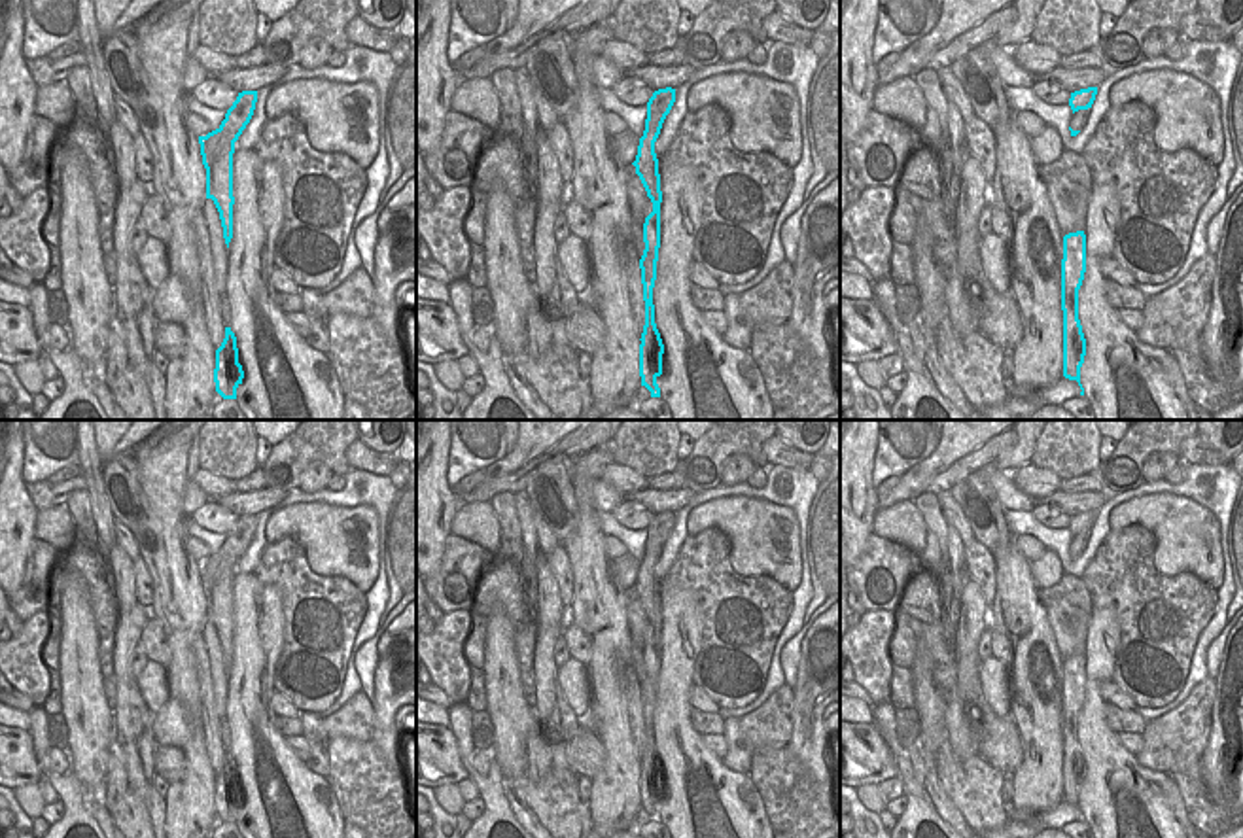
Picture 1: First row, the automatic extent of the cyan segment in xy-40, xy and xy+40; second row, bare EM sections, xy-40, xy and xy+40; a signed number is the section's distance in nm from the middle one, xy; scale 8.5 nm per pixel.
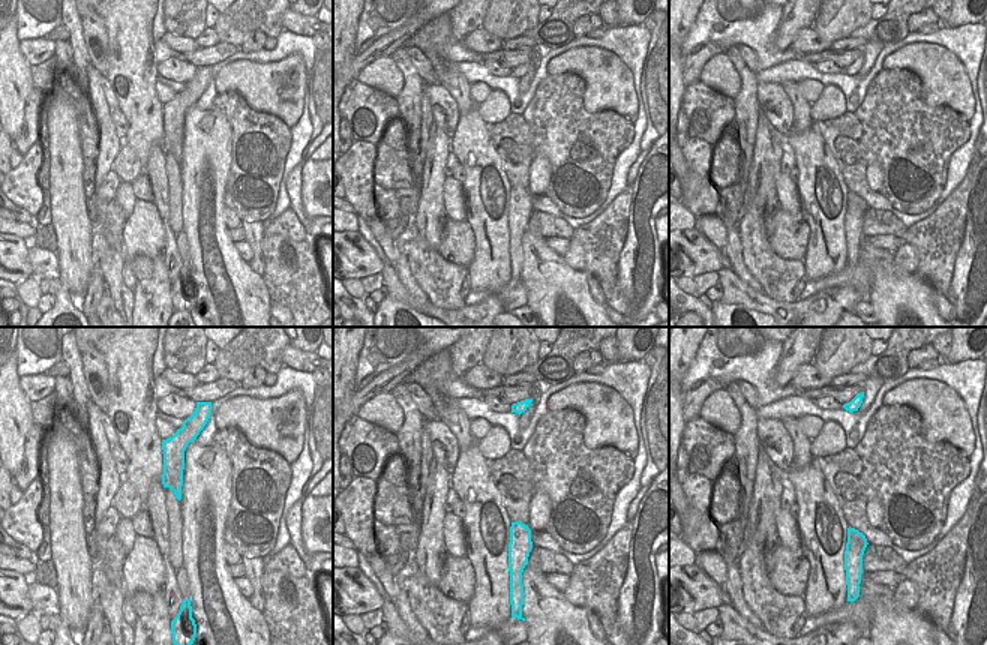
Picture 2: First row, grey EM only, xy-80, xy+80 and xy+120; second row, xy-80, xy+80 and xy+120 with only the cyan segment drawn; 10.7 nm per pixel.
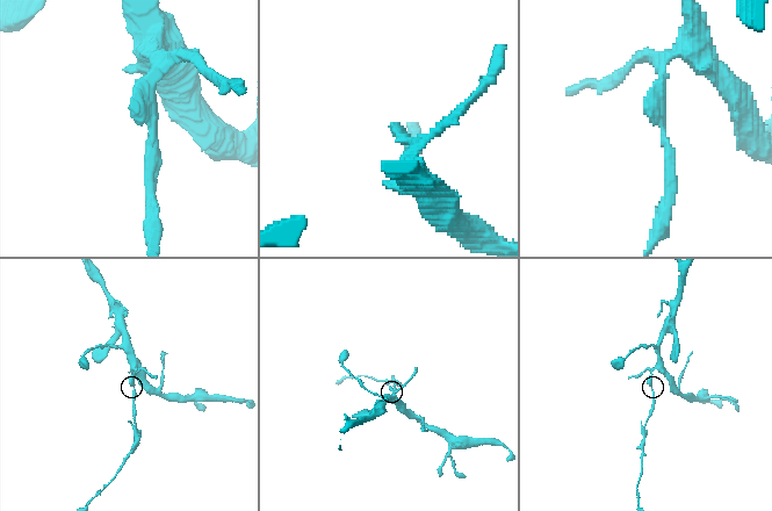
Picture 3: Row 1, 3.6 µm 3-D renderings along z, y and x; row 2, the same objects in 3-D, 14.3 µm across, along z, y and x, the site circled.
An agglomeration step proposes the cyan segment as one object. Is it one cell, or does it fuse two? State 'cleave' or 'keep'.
cleave

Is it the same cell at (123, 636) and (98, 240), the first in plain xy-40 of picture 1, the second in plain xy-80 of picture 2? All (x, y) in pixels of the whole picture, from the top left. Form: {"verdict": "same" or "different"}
{"verdict": "same"}

